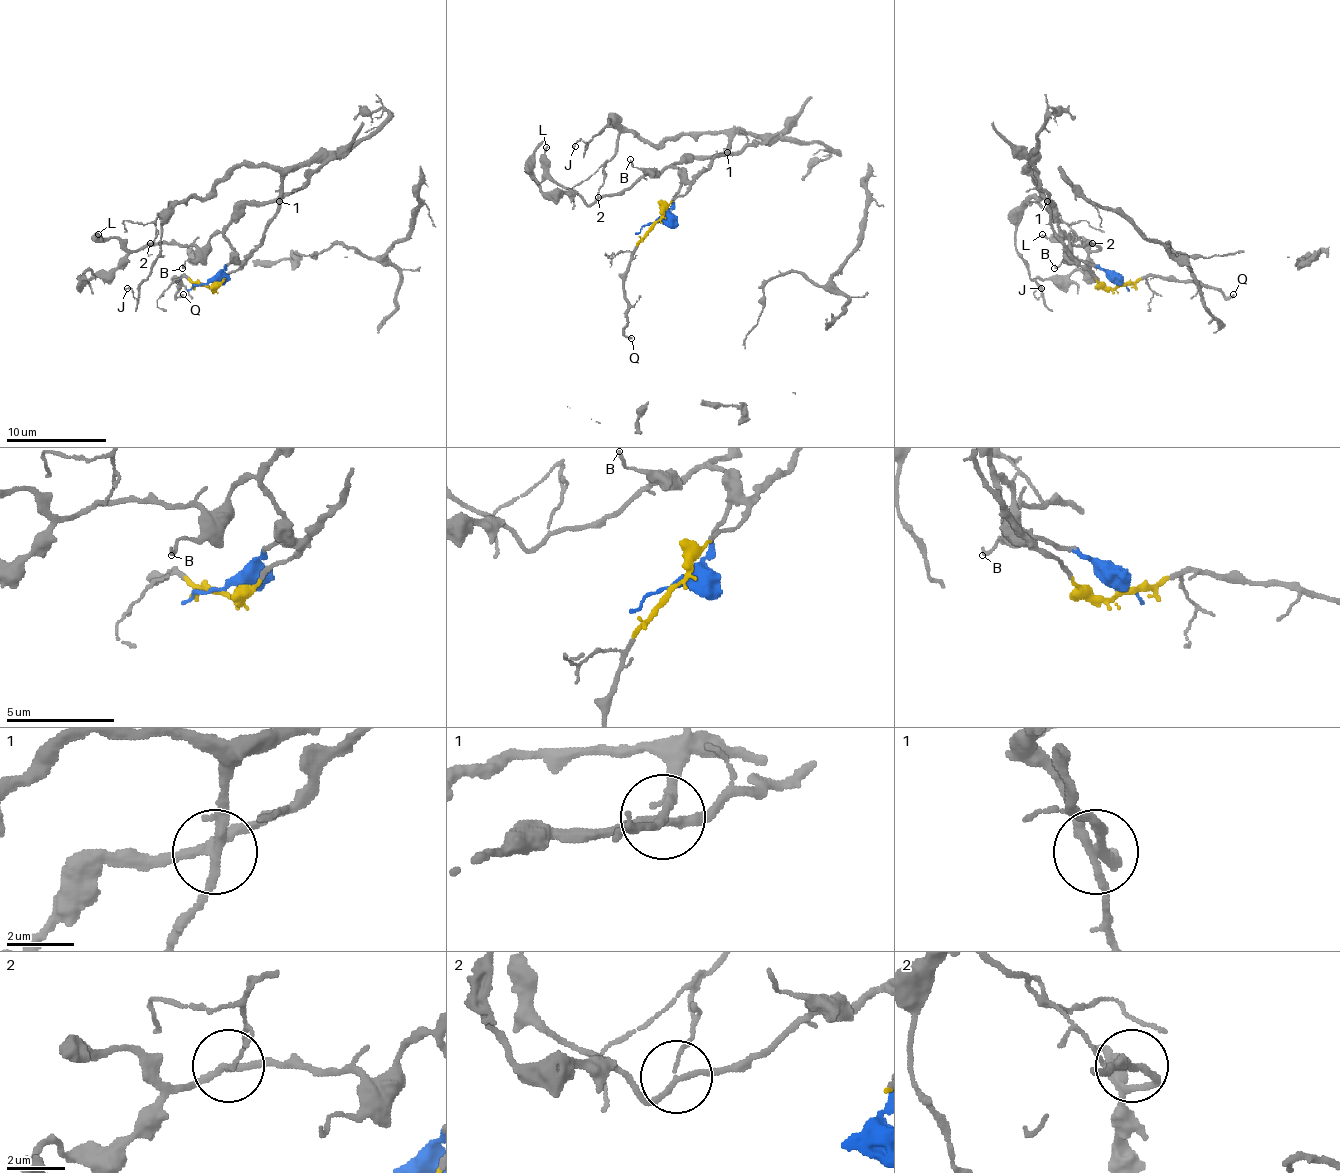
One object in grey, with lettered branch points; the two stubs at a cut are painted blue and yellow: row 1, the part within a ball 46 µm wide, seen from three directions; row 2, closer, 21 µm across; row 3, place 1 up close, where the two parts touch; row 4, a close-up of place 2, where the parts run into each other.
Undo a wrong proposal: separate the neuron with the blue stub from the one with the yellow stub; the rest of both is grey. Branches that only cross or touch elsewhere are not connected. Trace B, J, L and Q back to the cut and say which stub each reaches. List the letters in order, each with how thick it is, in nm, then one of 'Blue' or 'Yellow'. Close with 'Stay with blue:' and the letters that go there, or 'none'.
B: Thickness 120 nm. Blue
J: Thickness 110 nm. Yellow
L: Thickness 170 nm. Blue
Q: Thickness 150 nm. Yellow
Stay with blue: B, L

